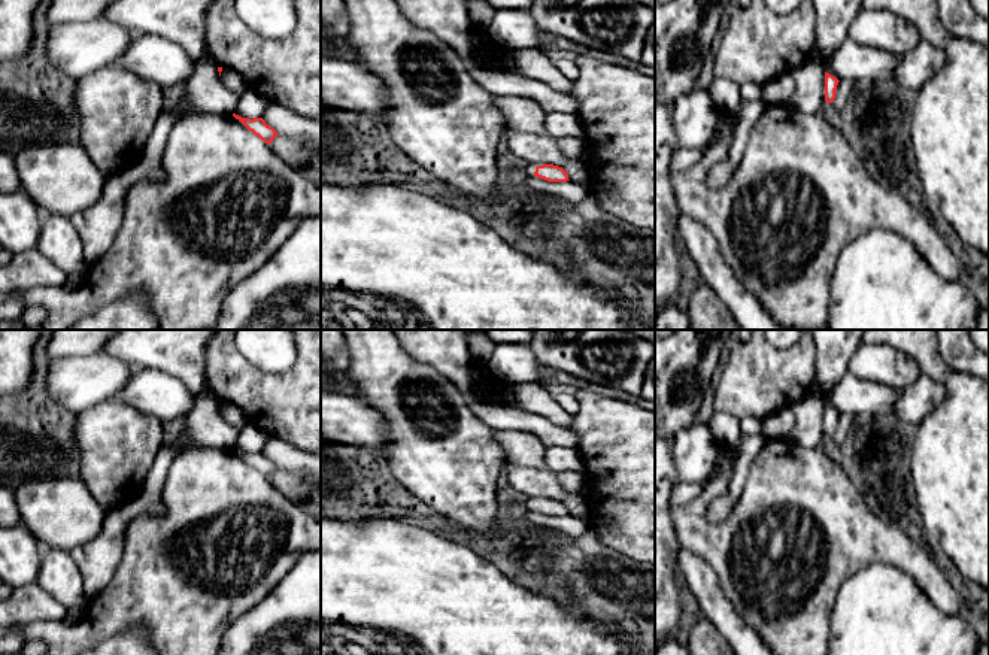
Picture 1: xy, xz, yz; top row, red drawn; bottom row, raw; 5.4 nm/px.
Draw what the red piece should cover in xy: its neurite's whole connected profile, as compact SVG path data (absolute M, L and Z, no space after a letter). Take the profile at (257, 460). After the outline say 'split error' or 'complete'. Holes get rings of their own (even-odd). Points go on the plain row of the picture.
M233 448L233 451L239 454L249 466L252 466L255 470L258 470L269 479L273 476L274 471L279 470L273 461L266 458L263 452L251 454L251 452L242 452L236 448Z | complete

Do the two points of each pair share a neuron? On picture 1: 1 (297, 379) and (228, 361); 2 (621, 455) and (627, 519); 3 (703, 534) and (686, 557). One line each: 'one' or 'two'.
1: one
2: one
3: two

